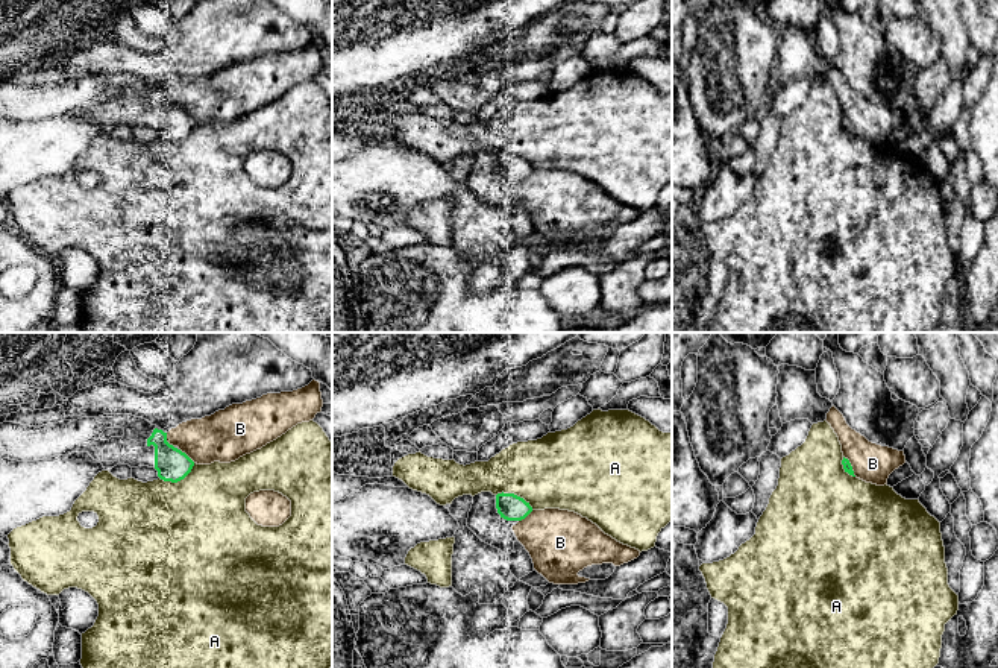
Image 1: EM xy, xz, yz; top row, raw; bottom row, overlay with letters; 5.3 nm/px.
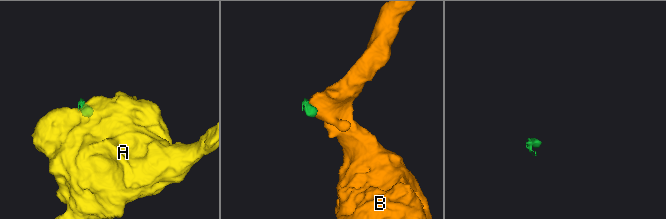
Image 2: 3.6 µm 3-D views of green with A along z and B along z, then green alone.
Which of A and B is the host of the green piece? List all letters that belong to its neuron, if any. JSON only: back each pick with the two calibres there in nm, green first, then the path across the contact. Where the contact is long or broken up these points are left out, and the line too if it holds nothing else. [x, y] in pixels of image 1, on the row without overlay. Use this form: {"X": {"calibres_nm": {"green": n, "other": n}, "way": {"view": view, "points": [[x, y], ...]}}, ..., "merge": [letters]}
{"B": {"calibres_nm": {"green": 170, "other": 240}}, "merge": ["B"]}

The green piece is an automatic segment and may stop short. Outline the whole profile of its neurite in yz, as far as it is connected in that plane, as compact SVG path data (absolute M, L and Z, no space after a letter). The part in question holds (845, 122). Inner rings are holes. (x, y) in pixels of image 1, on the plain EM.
M833 65L825 79L839 97L843 129L852 137L877 146L887 144L889 135L905 123L904 111L869 102L852 90Z

